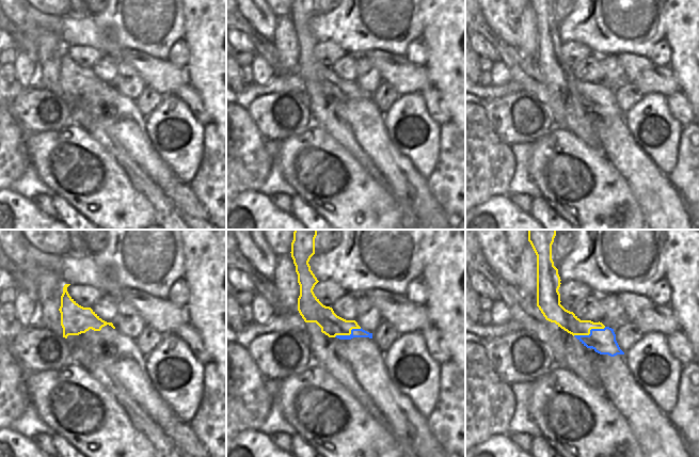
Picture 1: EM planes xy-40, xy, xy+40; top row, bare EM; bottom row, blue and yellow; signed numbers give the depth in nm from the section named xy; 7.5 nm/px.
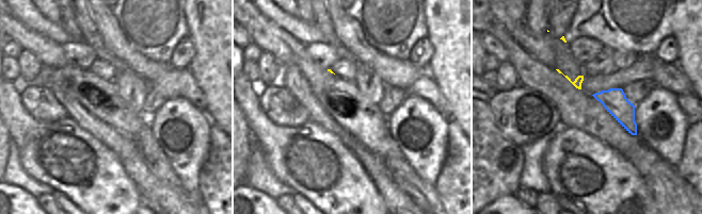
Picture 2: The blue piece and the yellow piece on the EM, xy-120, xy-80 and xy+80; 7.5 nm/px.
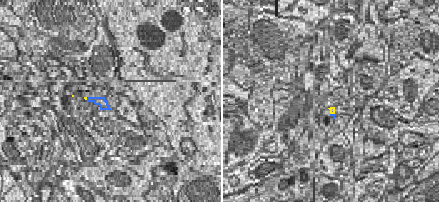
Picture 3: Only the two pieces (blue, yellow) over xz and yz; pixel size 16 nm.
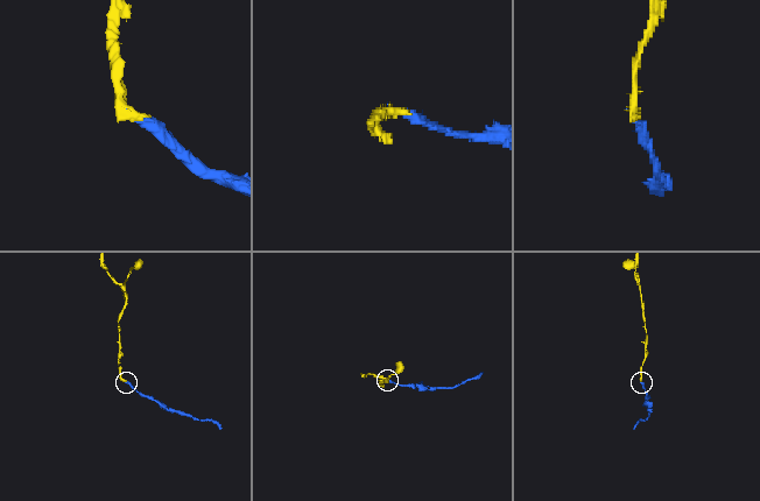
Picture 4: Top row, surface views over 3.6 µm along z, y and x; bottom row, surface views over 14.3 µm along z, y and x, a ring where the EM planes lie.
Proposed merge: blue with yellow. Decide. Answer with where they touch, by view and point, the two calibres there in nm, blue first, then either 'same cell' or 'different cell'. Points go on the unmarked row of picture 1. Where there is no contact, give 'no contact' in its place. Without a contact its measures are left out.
contact xy+40 (590, 93); calibres 190 and 140 nm; different cell

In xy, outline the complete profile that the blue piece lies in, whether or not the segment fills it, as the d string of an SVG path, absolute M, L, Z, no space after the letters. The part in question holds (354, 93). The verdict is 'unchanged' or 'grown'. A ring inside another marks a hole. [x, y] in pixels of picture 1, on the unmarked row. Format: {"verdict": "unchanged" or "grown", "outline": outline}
{"verdict": "unchanged", "outline": "M361 89L361 90L352 90L350 96L336 96L335 98L337 98L339 100L351 100L353 98L372 99L372 94L369 94Z"}

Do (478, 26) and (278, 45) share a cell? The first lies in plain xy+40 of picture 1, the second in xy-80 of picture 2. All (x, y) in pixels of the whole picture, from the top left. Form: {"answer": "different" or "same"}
{"answer": "same"}

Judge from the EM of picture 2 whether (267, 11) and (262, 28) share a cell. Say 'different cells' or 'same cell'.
different cells

